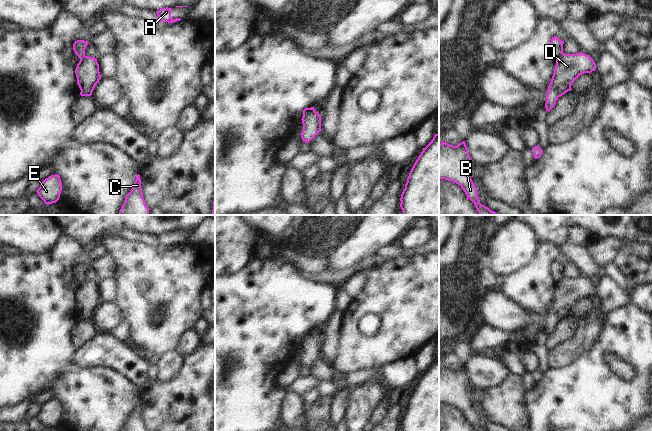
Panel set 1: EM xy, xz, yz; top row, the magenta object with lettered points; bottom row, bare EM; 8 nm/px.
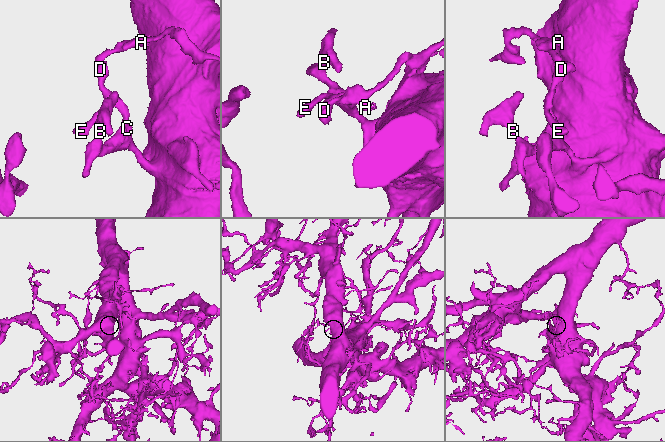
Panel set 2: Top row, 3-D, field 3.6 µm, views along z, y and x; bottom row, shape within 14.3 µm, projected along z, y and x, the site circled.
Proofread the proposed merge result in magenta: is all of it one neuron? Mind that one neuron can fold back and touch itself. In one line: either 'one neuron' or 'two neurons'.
two neurons

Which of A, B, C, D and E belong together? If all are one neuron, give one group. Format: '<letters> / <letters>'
A / B C D E

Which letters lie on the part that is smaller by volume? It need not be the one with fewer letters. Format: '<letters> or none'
A

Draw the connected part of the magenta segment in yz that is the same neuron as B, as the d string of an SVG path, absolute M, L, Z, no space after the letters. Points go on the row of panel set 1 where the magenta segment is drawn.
M465 141L457 146L442 142L439 145L439 180L445 179L458 184L474 203L479 215L499 215L480 203L469 169L472 165Z

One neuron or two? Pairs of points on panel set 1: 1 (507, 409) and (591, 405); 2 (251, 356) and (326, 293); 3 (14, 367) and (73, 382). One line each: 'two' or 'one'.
1: two
2: one
3: one

